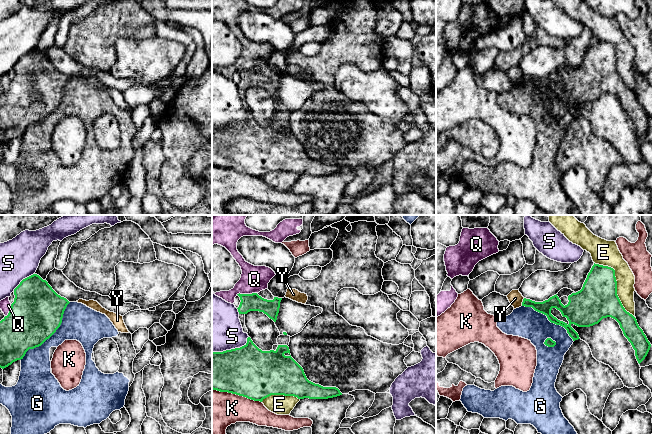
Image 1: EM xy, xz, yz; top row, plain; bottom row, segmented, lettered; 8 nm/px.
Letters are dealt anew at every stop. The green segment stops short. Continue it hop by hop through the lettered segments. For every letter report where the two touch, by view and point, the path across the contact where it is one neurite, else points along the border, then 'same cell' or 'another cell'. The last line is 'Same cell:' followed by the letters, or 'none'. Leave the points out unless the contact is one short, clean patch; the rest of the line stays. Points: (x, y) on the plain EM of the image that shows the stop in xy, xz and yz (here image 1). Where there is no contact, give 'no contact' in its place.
E: contact yz (616, 61); another cell
G: contact xy (51, 111); another cell
K: contact xz (237, 170); another cell
Q: contact xz (246, 70); border xz (256, 68), (236, 70); another cell
S: contact xz (232, 125); another cell
Y: contact yz (522, 78); border yz (524, 74), (521, 81); another cell
Same cell: none

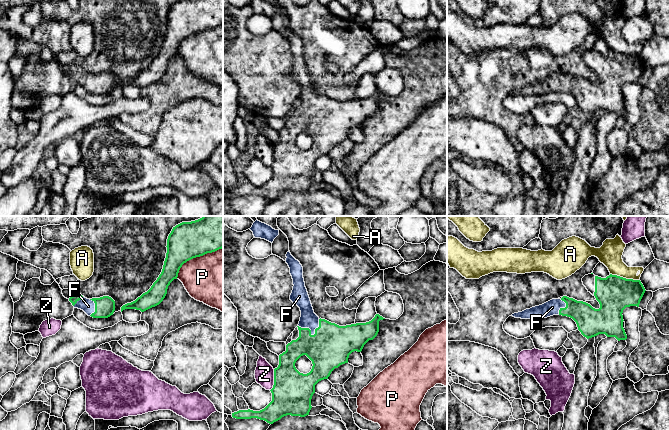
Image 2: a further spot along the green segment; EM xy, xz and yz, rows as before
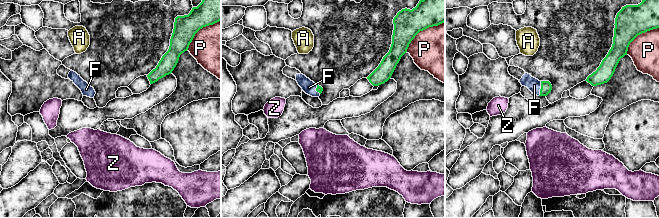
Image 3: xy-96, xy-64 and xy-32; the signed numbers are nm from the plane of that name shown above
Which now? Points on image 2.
A: contact yz (624, 54); another cell
F: contact xz (312, 111); way xz (330, 122), (312, 111), (308, 95); same cell
P: contact xy (195, 33); another cell
Z: contact xz (274, 156); another cell
Same cell: F

